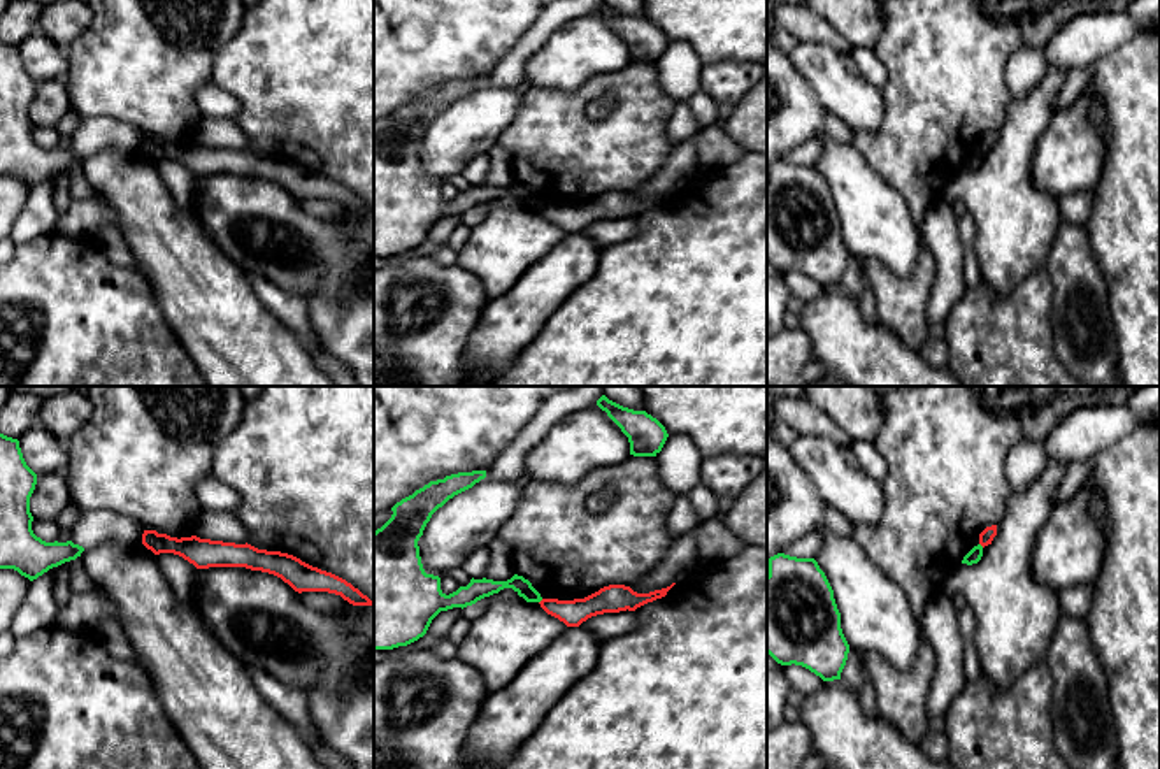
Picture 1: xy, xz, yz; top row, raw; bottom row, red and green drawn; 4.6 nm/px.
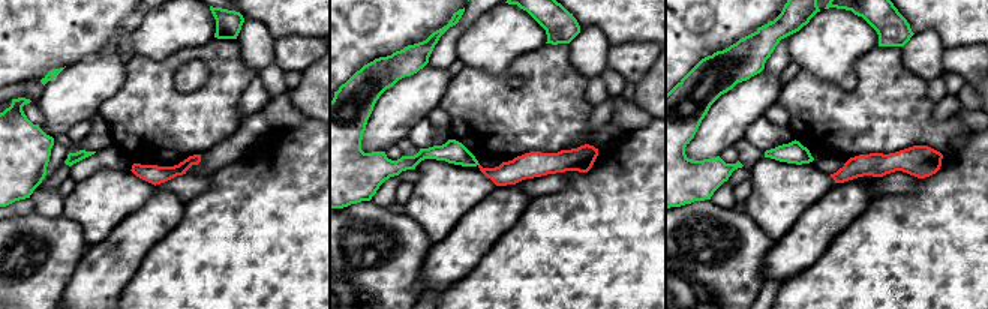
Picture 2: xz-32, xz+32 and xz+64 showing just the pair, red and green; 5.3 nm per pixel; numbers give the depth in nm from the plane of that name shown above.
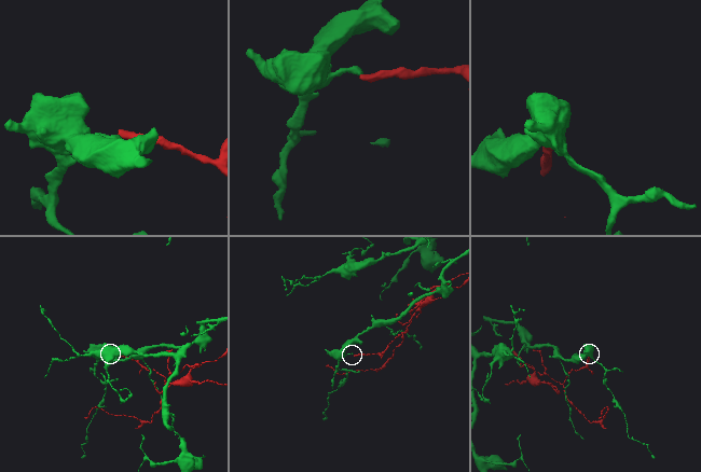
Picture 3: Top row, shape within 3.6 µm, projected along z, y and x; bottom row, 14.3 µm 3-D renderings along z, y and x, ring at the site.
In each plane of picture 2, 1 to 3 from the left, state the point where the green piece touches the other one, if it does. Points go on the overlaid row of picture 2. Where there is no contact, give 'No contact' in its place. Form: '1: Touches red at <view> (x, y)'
1: No contact
2: No contact
3: No contact

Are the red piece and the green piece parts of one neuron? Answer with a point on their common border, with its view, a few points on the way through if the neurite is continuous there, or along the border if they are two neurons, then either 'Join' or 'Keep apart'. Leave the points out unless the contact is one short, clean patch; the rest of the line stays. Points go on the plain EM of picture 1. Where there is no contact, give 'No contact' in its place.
Touches red at xz (541, 208). Boundary: xz (543, 206), (539, 209). Keep apart

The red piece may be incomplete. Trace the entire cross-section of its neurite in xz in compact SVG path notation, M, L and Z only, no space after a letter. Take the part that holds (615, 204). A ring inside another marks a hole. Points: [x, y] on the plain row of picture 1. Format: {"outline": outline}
{"outline": "M676 190L649 200L637 200L625 191L609 191L584 205L542 205L539 211L548 221L558 225L567 234L579 234L583 228L597 221L619 219L627 216L635 218L648 209L665 204L674 191Z"}

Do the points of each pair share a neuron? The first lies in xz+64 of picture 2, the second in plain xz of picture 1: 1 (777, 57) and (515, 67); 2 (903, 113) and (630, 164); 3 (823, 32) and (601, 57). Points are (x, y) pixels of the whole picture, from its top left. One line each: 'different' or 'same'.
1: same
2: same
3: same

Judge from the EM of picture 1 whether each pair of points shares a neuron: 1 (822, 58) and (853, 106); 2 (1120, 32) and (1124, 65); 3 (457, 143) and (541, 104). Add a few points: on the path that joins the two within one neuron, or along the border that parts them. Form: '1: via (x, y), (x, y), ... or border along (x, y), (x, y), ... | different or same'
1: via (827, 71), (846, 93) | same
2: border along (1141, 34), (1124, 41), (1088, 65) | different
3: border along (523, 97), (520, 113), (495, 143) | different

